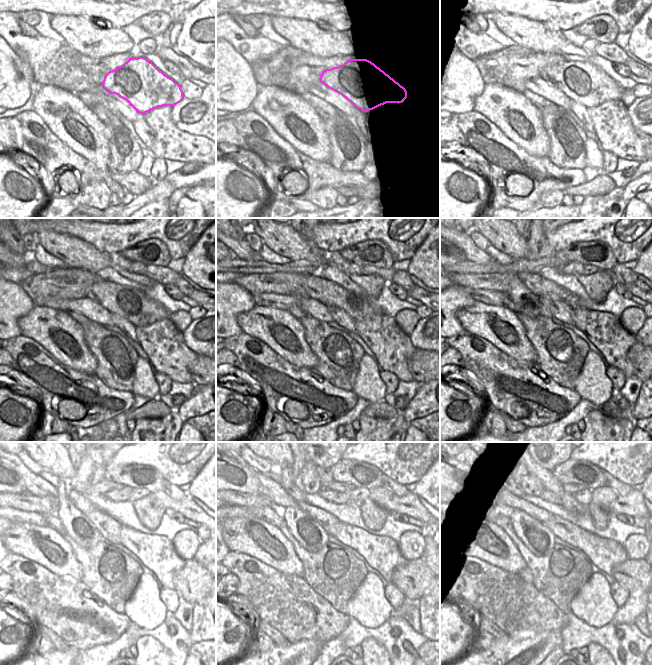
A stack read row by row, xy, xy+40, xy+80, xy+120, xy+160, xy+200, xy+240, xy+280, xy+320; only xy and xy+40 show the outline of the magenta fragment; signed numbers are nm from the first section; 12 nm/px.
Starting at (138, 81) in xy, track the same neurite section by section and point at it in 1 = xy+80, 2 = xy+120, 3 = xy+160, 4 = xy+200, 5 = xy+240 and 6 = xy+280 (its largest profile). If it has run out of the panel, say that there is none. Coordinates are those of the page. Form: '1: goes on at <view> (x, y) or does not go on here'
1: goes on at xy+80 (583, 82)
2: goes on at xy+120 (131, 303)
3: goes on at xy+160 (328, 293)
4: goes on at xy+200 (541, 287)
5: goes on at xy+240 (79, 501)
6: goes on at xy+280 (286, 473)

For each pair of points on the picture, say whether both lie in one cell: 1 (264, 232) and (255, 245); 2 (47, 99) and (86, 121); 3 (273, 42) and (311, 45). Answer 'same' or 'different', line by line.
1: different
2: same
3: different

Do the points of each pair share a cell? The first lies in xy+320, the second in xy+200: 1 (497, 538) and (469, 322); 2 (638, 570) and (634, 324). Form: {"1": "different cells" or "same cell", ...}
{"1": "same cell", "2": "different cells"}

